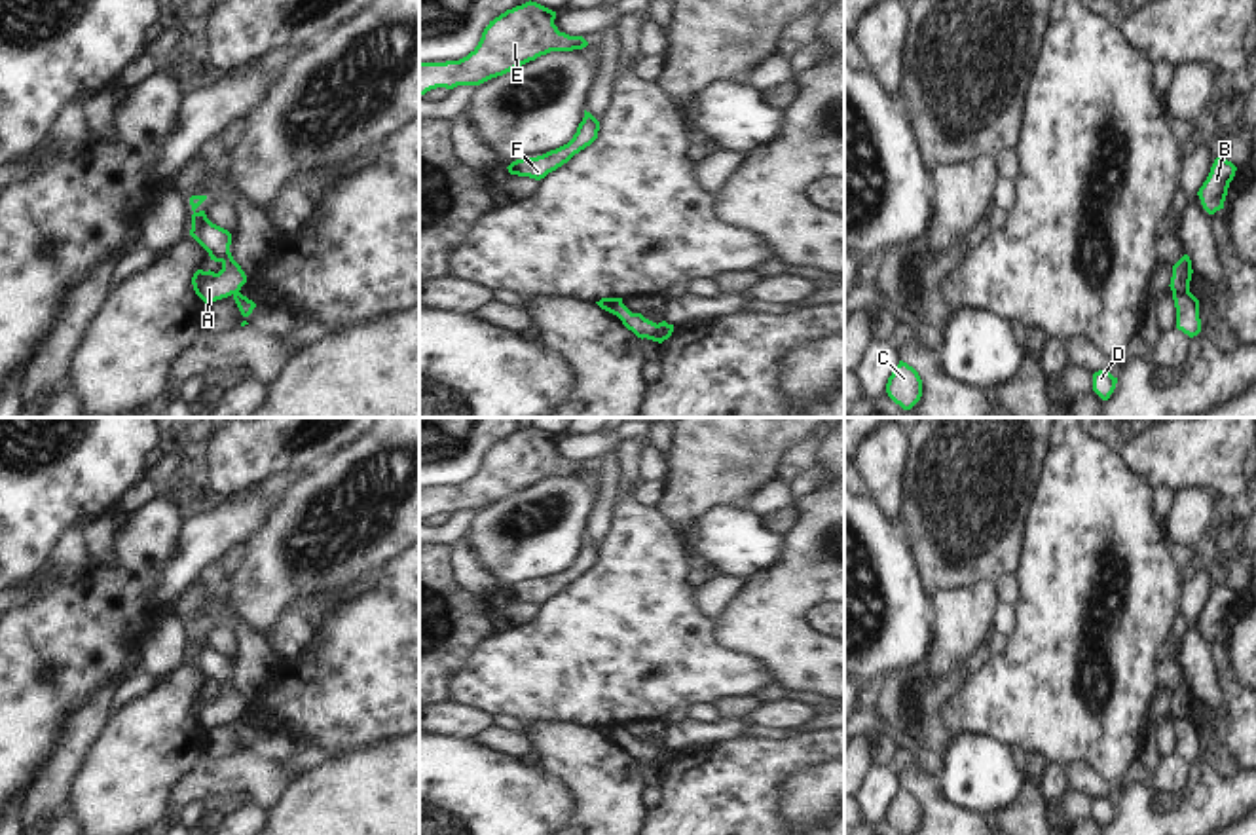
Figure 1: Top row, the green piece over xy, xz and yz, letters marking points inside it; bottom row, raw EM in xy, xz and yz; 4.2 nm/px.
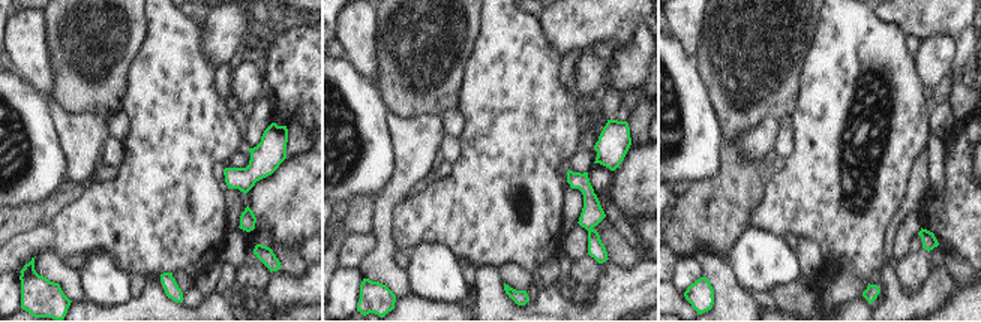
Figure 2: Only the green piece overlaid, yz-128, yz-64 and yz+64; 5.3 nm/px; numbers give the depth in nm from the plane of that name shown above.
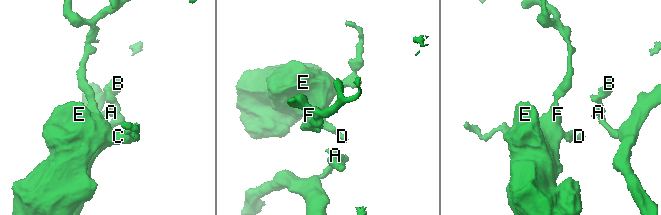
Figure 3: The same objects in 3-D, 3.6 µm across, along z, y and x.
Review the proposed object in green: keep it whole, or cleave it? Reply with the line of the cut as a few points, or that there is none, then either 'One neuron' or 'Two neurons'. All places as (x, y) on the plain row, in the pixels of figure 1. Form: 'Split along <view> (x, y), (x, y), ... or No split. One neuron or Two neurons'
Split along xz (659, 750), (655, 765). Two neurons.

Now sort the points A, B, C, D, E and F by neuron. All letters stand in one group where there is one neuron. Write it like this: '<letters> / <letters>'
A B / C D E F

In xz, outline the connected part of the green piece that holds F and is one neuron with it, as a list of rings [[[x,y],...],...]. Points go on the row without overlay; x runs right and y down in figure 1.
[[[584,535],[582,547],[579,548],[577,558],[567,569],[537,583],[516,584],[507,594],[510,600],[541,605],[548,598],[567,588],[575,579],[590,571],[598,564],[598,556],[600,547],[590,537]]]

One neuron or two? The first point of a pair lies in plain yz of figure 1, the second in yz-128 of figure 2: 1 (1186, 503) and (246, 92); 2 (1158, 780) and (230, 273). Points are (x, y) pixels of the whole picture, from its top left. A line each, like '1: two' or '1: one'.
1: one
2: two

